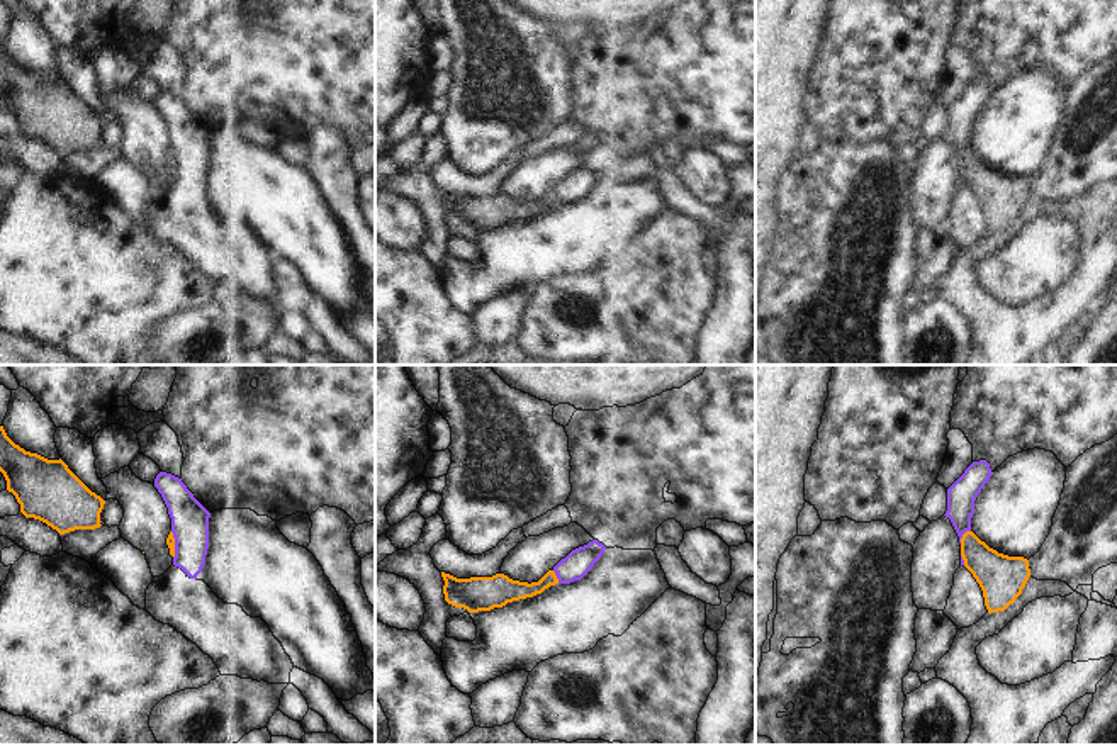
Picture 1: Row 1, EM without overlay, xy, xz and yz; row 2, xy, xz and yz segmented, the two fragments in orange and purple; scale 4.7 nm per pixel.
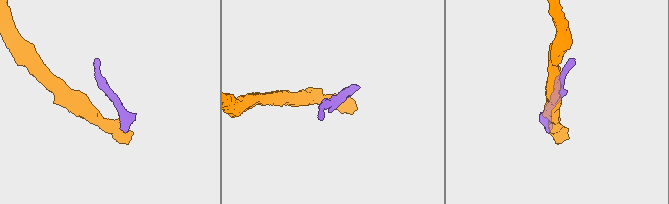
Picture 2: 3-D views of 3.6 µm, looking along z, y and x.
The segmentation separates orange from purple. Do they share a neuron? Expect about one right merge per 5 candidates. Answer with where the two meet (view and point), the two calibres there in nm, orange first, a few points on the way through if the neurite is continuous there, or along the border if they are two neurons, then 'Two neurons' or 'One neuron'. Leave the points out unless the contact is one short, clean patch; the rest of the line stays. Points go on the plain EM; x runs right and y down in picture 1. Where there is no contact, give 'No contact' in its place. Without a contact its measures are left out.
Touches orange at yz (963, 155). Thickness 200 nm (orange) against 140 nm. Boundary: yz (970, 150), (959, 162). Two neurons.

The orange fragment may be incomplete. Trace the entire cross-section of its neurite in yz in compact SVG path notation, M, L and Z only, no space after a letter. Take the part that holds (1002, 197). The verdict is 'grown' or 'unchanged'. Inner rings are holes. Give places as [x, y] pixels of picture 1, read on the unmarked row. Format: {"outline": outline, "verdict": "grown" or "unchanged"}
{"outline": "M973 151L961 158L961 176L983 210L988 232L1005 231L1013 224L1030 197L1027 178L998 173Z", "verdict": "unchanged"}

